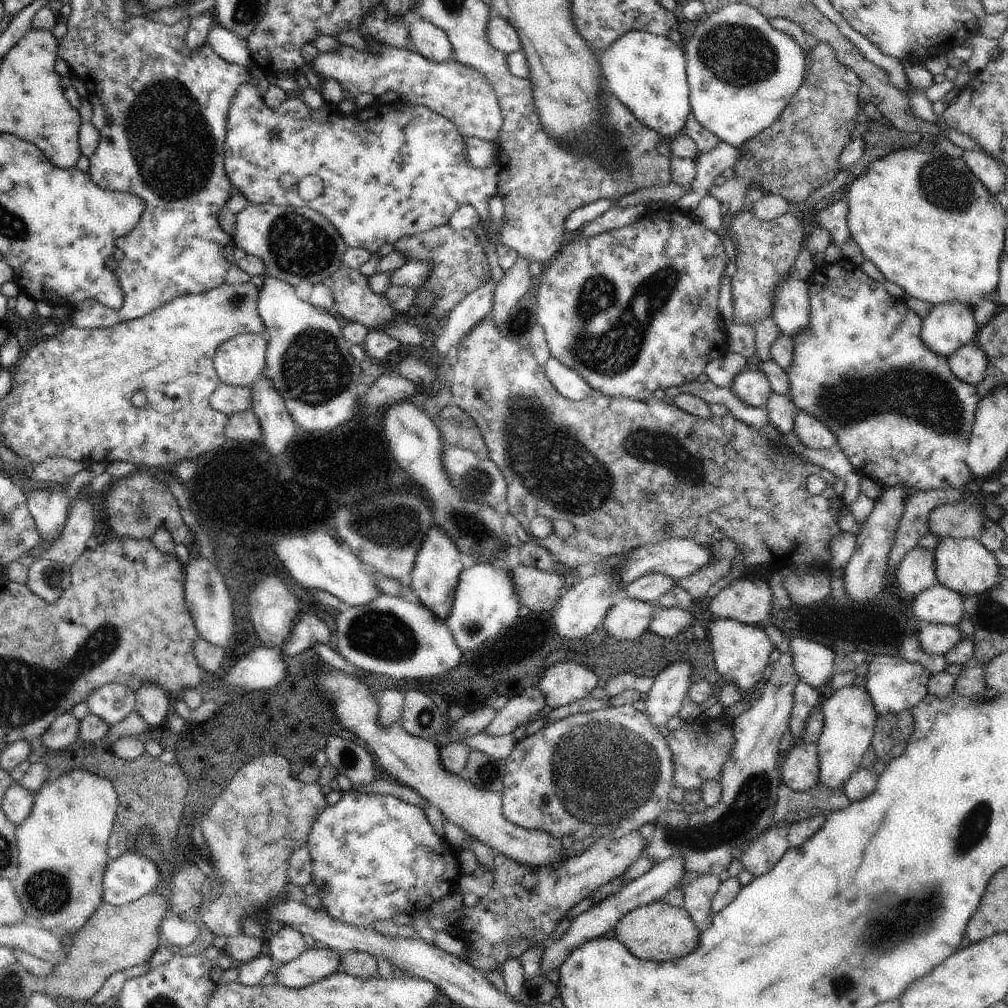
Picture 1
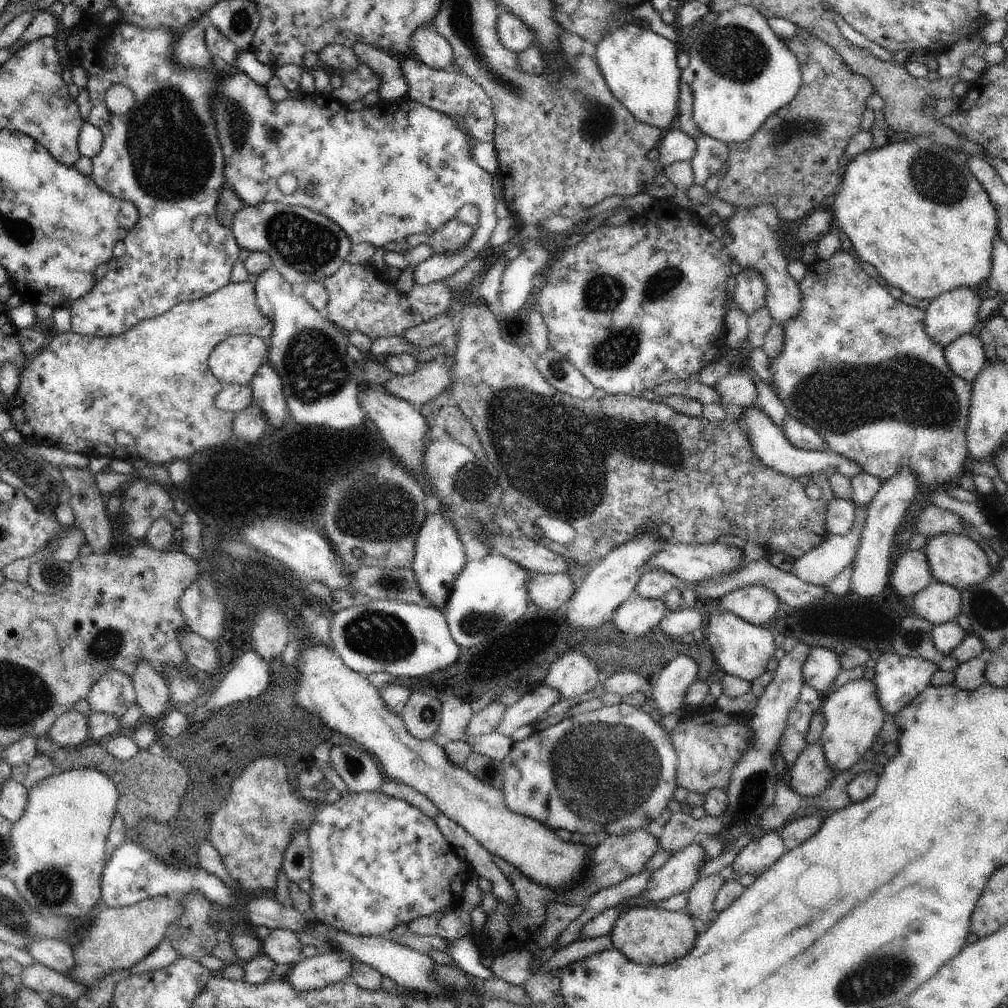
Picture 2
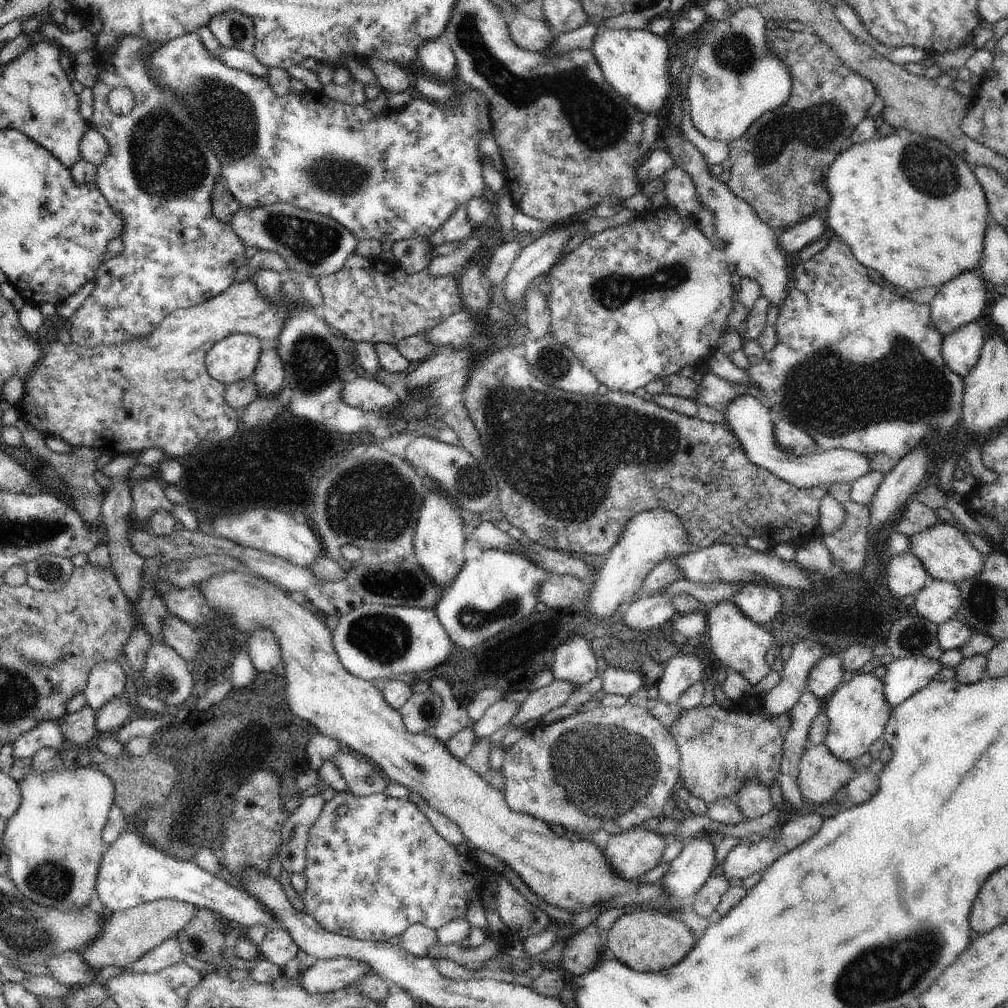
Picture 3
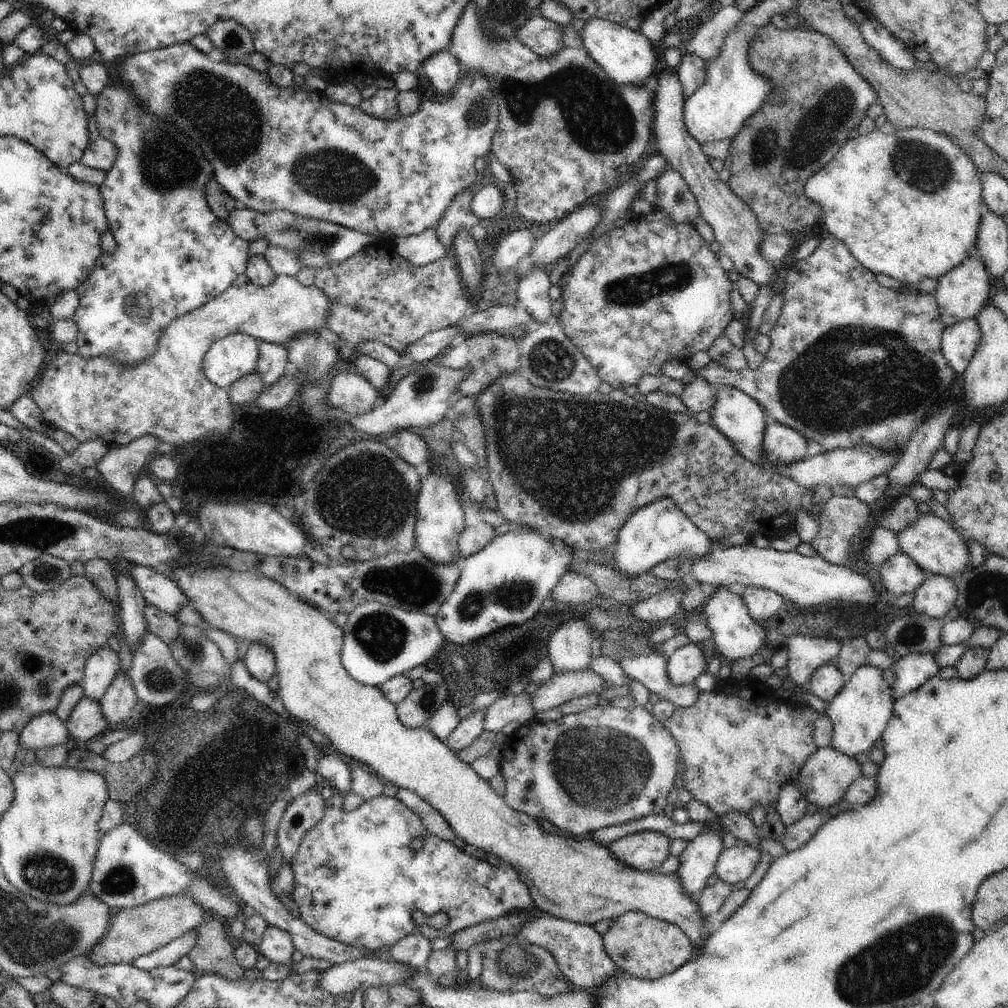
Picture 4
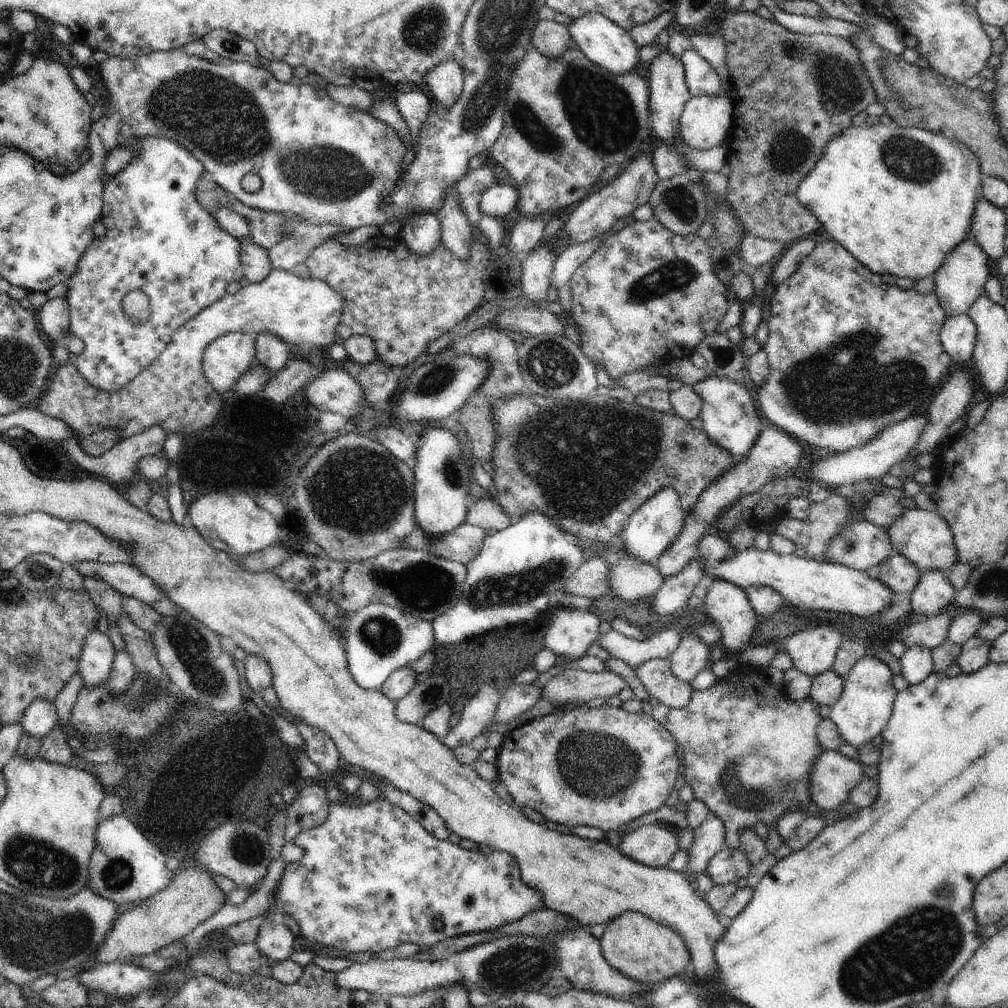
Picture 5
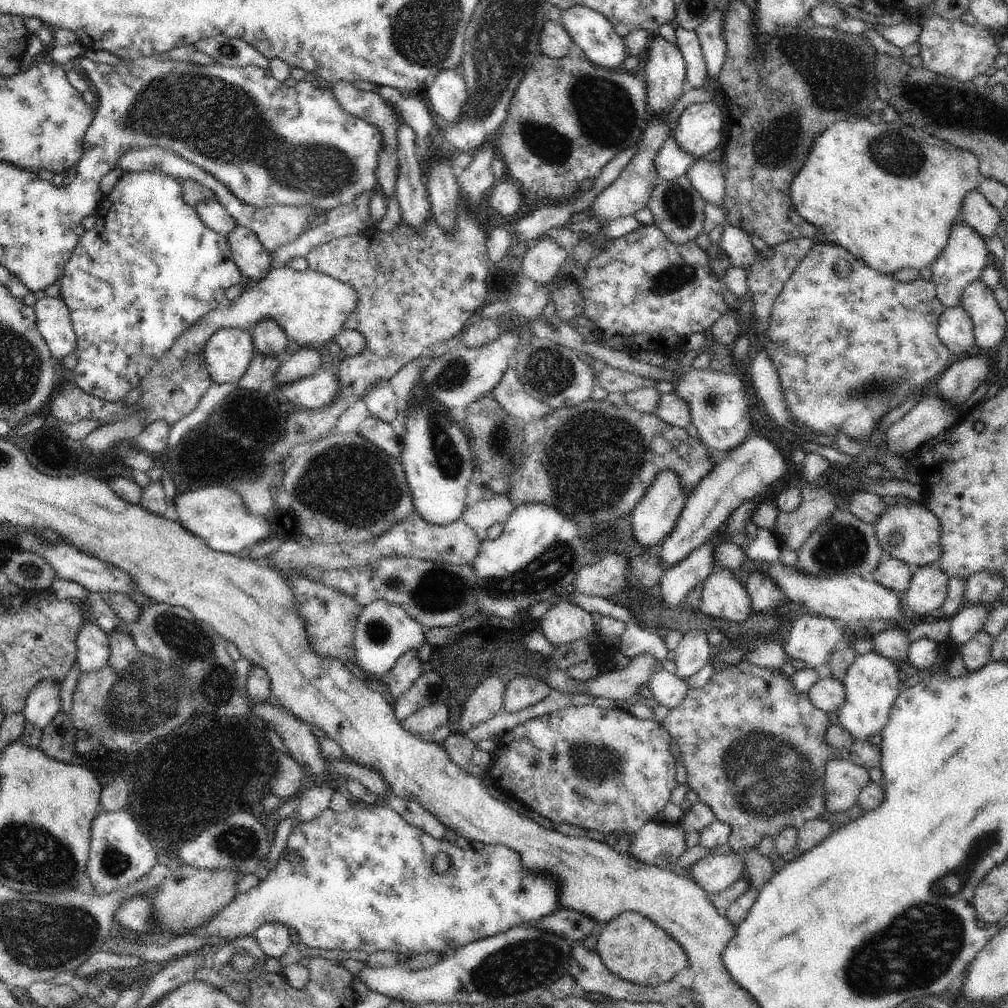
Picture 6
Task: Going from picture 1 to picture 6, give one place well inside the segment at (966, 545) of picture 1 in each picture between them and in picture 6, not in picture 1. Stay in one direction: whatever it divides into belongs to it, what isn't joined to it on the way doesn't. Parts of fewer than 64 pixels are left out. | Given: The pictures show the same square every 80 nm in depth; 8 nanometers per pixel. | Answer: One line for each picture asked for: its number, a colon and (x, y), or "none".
2: (955, 559)
3: (945, 552)
4: (938, 548)
5: (924, 537)
6: (918, 531)

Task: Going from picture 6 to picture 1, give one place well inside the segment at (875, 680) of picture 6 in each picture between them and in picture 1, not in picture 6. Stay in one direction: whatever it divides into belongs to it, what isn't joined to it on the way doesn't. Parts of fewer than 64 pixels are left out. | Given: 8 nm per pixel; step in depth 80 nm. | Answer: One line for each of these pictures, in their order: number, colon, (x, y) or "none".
1: (849, 719)
2: (854, 717)
3: (858, 711)
4: (859, 713)
5: (864, 707)

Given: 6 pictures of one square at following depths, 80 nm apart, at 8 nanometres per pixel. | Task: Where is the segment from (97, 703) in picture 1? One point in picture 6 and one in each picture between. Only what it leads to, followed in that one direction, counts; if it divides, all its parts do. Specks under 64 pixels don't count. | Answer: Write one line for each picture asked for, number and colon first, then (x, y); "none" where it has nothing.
2: (114, 692)
3: (106, 679)
4: (101, 667)
5: (99, 650)
6: (93, 648)

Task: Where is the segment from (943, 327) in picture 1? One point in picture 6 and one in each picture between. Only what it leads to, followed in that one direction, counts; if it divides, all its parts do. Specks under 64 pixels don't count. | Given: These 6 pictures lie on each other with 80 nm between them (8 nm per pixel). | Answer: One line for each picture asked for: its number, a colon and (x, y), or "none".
2: (954, 313)
3: (961, 300)
4: (961, 293)
5: (961, 277)
6: (963, 260)

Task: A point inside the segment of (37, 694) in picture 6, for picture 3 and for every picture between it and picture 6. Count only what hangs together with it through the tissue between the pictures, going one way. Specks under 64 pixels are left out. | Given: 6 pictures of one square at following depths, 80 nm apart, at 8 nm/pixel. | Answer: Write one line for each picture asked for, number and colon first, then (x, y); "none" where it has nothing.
3: (48, 733)
4: (44, 730)
5: (39, 719)

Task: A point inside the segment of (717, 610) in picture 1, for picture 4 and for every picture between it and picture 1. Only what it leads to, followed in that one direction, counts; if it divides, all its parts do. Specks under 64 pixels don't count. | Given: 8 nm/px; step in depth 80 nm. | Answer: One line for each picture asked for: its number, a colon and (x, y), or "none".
2: (757, 604)
3: (761, 603)
4: (762, 603)

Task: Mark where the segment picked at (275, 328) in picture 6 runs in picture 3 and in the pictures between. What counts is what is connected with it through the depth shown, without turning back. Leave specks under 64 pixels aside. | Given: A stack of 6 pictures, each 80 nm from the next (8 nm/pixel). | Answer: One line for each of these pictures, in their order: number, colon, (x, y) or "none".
3: (269, 374)
4: (272, 359)
5: (272, 352)

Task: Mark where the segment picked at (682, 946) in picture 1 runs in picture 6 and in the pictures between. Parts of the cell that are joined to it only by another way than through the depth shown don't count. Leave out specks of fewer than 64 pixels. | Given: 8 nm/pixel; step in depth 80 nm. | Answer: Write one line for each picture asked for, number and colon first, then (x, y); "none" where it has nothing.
2: (649, 936)
3: (647, 941)
4: (646, 947)
5: (648, 952)
6: (631, 946)

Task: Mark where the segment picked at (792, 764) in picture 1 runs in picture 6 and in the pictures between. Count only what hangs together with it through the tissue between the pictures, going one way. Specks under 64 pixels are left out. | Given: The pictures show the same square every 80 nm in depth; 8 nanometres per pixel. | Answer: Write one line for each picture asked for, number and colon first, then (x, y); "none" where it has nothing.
2: (810, 776)
3: (822, 775)
4: (825, 778)
5: (835, 776)
6: (843, 780)

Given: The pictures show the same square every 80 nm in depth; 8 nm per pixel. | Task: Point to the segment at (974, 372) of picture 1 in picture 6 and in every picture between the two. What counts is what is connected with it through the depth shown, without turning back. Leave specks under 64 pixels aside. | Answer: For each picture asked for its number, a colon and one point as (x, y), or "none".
2: (966, 356)
3: (961, 349)
4: (959, 342)
5: (958, 334)
6: (956, 331)

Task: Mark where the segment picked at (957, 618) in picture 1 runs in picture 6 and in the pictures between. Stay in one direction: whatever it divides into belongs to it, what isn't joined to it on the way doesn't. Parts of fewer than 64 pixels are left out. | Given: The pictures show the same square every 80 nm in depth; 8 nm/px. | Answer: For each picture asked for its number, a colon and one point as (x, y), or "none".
2: (939, 603)
3: (939, 600)
4: (936, 595)
5: (933, 591)
6: (928, 590)

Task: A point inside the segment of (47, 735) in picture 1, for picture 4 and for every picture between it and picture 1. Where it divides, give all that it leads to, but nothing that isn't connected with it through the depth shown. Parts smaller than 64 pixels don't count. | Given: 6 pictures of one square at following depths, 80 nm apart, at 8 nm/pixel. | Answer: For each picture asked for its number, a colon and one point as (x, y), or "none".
2: (72, 729)
3: (79, 727)
4: (87, 721)

